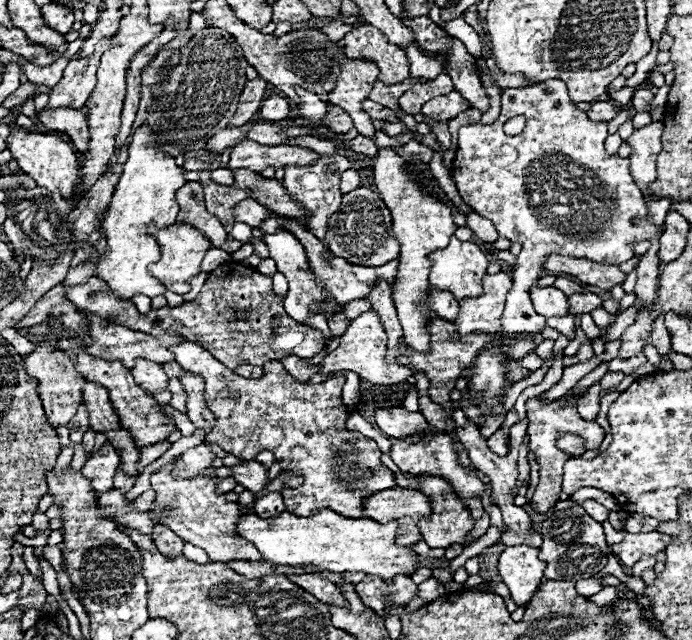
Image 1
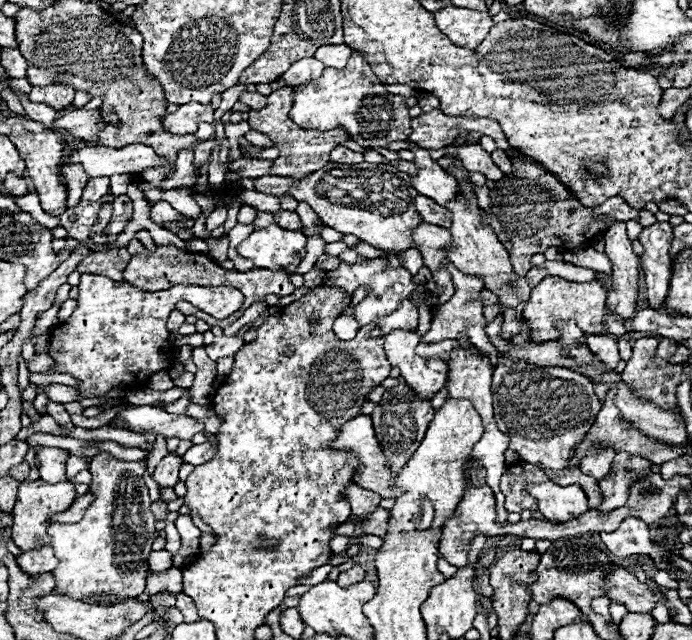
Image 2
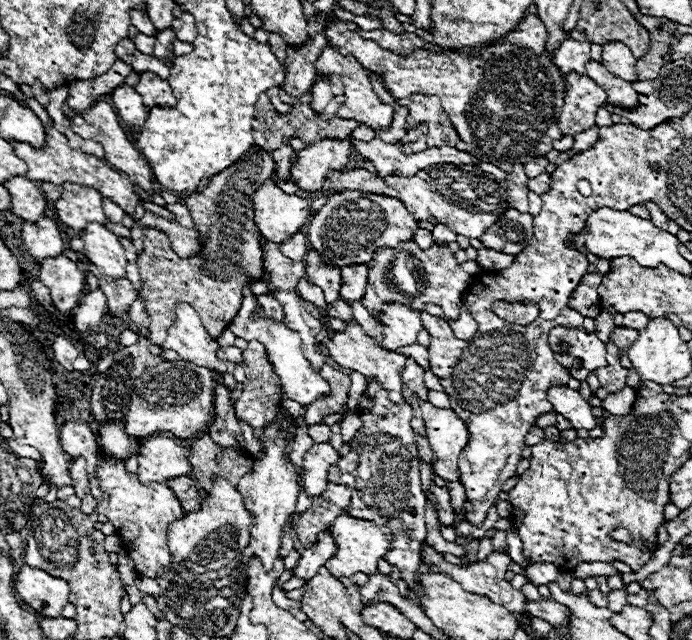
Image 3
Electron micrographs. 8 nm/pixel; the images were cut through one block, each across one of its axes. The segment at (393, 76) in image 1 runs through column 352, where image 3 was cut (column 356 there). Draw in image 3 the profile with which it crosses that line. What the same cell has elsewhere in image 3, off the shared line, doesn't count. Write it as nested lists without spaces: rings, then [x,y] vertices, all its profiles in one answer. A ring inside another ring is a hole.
[[[528,14],[522,24],[516,26],[516,30],[508,32],[504,38],[496,40],[488,48],[482,48],[480,60],[478,56],[466,52],[432,52],[424,48],[414,50],[410,56],[398,56],[390,50],[384,50],[374,40],[362,38],[360,32],[350,30],[344,20],[330,20],[324,34],[330,46],[338,48],[342,54],[352,54],[366,70],[378,74],[394,98],[406,98],[416,92],[438,96],[454,130],[458,132],[458,138],[470,144],[466,146],[466,152],[474,154],[482,162],[498,166],[504,172],[510,164],[520,162],[520,158],[546,156],[552,150],[552,142],[562,136],[558,118],[564,106],[564,80],[558,68],[546,56],[544,42],[548,30],[538,14]]]

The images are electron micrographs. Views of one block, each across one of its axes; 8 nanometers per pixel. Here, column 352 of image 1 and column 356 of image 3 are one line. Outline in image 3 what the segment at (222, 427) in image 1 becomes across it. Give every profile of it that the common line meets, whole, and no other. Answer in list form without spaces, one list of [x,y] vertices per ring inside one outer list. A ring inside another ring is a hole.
[[[368,380],[368,392],[374,396],[374,408],[362,412],[362,428],[354,440],[350,440],[350,450],[358,456],[342,456],[328,474],[330,482],[342,482],[354,490],[352,502],[346,508],[354,518],[370,518],[370,522],[386,522],[394,534],[392,550],[386,554],[386,560],[400,568],[402,580],[408,588],[418,590],[418,568],[422,564],[422,544],[426,540],[426,496],[420,486],[420,464],[418,450],[414,444],[414,432],[410,428],[412,408],[402,402],[396,404],[388,398],[388,392],[380,388],[374,380]],[[368,436],[368,440],[358,440]],[[362,466],[368,466],[368,472],[360,472]]]

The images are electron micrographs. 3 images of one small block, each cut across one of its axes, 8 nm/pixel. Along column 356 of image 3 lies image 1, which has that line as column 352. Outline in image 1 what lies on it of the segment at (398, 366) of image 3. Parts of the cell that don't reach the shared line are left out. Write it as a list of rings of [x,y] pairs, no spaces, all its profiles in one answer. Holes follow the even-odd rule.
[[[368,310],[364,314],[360,314],[350,326],[348,330],[342,334],[340,344],[336,350],[332,350],[322,362],[320,362],[320,374],[328,376],[340,370],[350,370],[356,372],[362,380],[372,382],[372,384],[398,384],[404,382],[410,376],[410,368],[408,366],[400,366],[400,364],[392,364],[386,360],[386,332],[382,328],[382,322],[378,318],[376,312]]]

